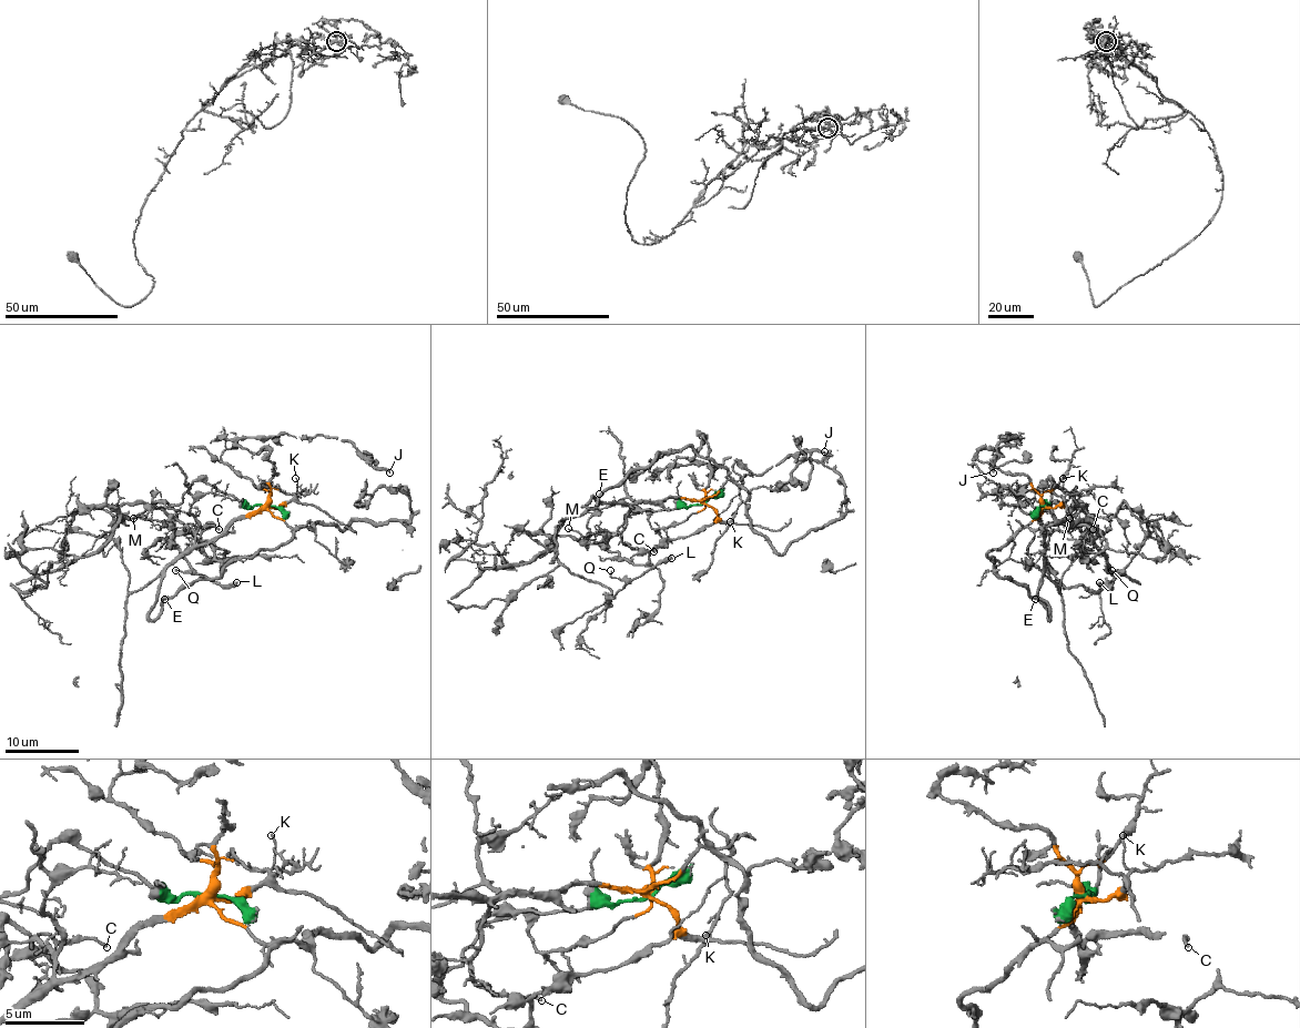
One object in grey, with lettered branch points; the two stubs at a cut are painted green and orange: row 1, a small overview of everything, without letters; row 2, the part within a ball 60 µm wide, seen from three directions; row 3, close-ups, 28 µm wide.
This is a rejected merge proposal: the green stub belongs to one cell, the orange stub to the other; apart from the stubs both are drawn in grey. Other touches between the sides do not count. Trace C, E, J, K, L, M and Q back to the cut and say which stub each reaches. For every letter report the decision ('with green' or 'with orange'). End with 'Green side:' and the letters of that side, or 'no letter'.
C: with orange
E: with orange
J: with orange
K: with orange
L: with green
M: with green
Q: with green
Green side: L, M, Q

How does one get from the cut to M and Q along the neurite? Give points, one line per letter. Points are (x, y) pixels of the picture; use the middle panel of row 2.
M: (703, 504), (631, 511), (615, 535), (600, 542), (587, 542), (569, 528)
Q: (703, 504), (631, 511), (603, 540), (554, 535), (556, 556), (601, 583), (609, 603), (626, 583), (611, 570)

